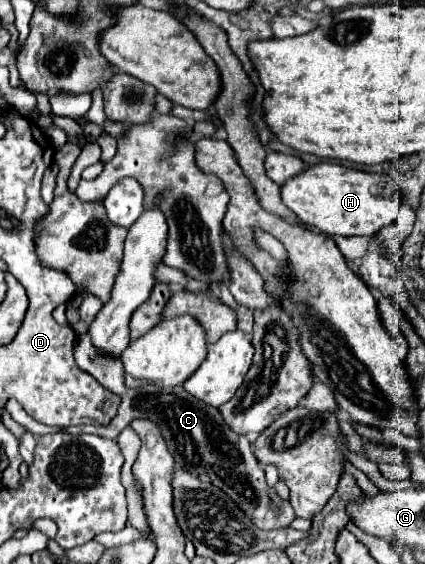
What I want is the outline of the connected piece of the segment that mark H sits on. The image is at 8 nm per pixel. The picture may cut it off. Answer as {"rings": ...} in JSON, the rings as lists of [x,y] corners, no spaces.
{"rings":[[[268,152],[266,174],[276,184],[282,186],[282,202],[308,226],[316,226],[316,230],[332,236],[374,236],[380,228],[396,220],[400,208],[400,194],[394,188],[394,182],[388,174],[370,174],[354,168],[346,168],[334,162],[320,162],[314,166],[306,166],[304,174],[302,160],[292,154]]]}

